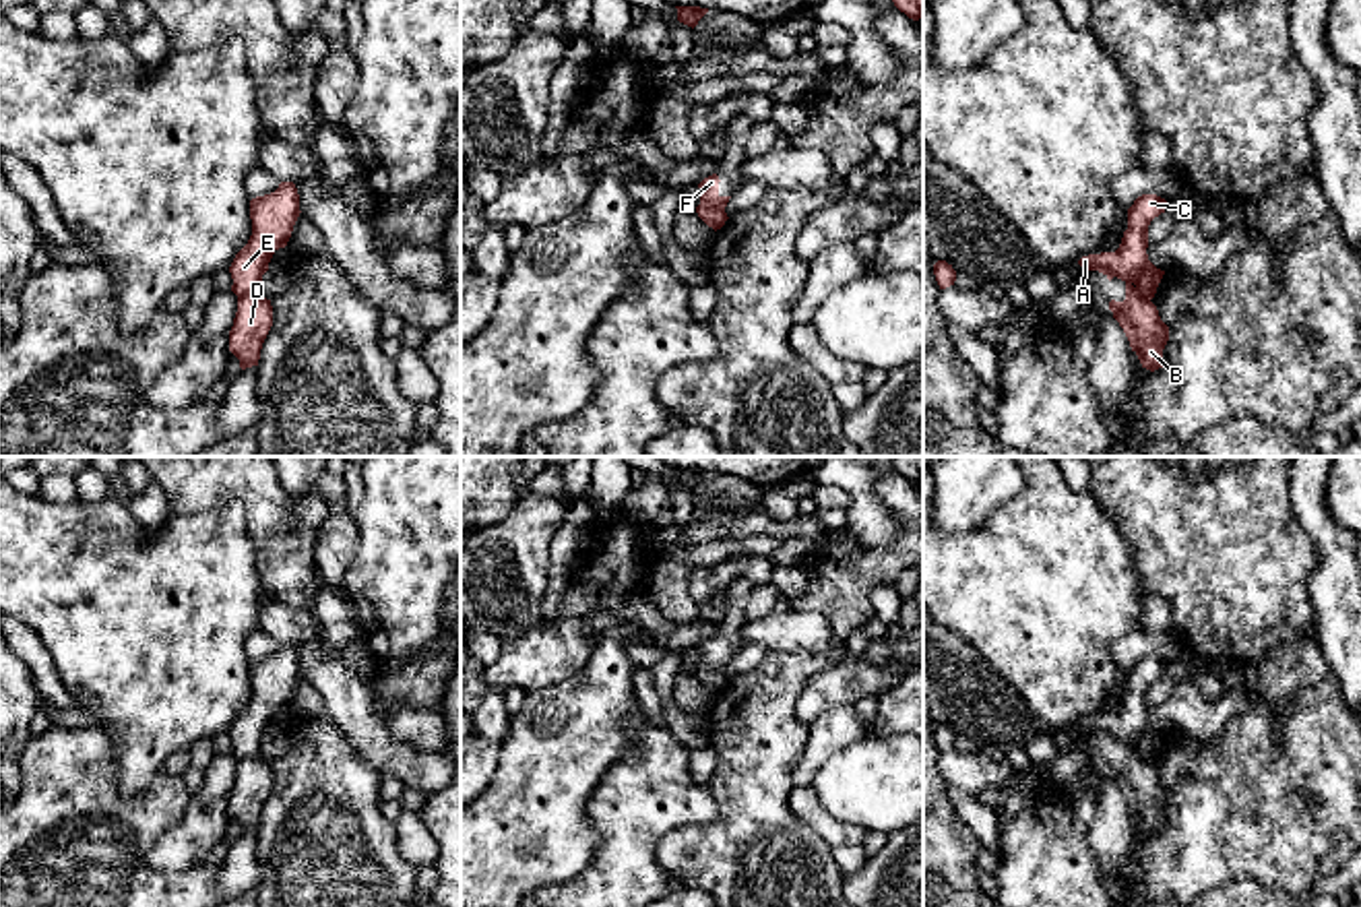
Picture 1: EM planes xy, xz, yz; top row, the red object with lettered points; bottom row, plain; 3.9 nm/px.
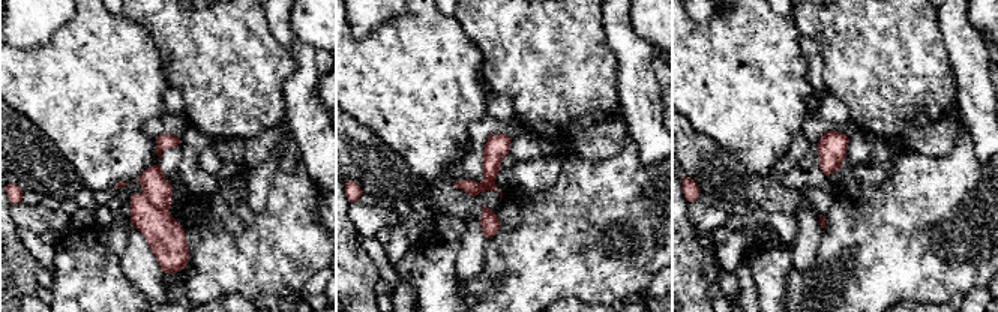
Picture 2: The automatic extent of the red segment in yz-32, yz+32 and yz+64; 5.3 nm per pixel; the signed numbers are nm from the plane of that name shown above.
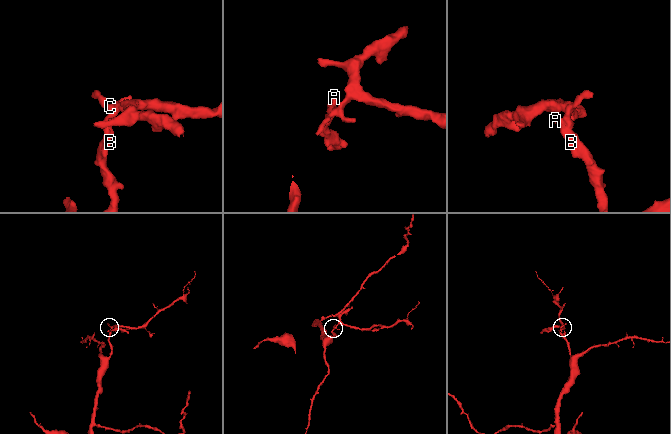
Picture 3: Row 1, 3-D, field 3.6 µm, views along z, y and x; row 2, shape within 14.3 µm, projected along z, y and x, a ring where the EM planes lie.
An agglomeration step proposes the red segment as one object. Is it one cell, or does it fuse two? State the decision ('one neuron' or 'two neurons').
two neurons

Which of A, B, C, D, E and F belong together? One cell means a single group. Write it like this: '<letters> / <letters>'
A C E / B D F

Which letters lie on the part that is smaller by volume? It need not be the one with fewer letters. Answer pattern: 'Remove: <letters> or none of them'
Remove: A, C, E

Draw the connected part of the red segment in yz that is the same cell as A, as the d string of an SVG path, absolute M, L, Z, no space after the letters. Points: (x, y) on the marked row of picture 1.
M1142 194L1128 209L1128 229L1115 252L1088 254L1078 260L1086 271L1134 283L1140 295L1152 300L1165 271L1157 269L1146 254L1148 225L1165 213L1167 200L1157 194Z

